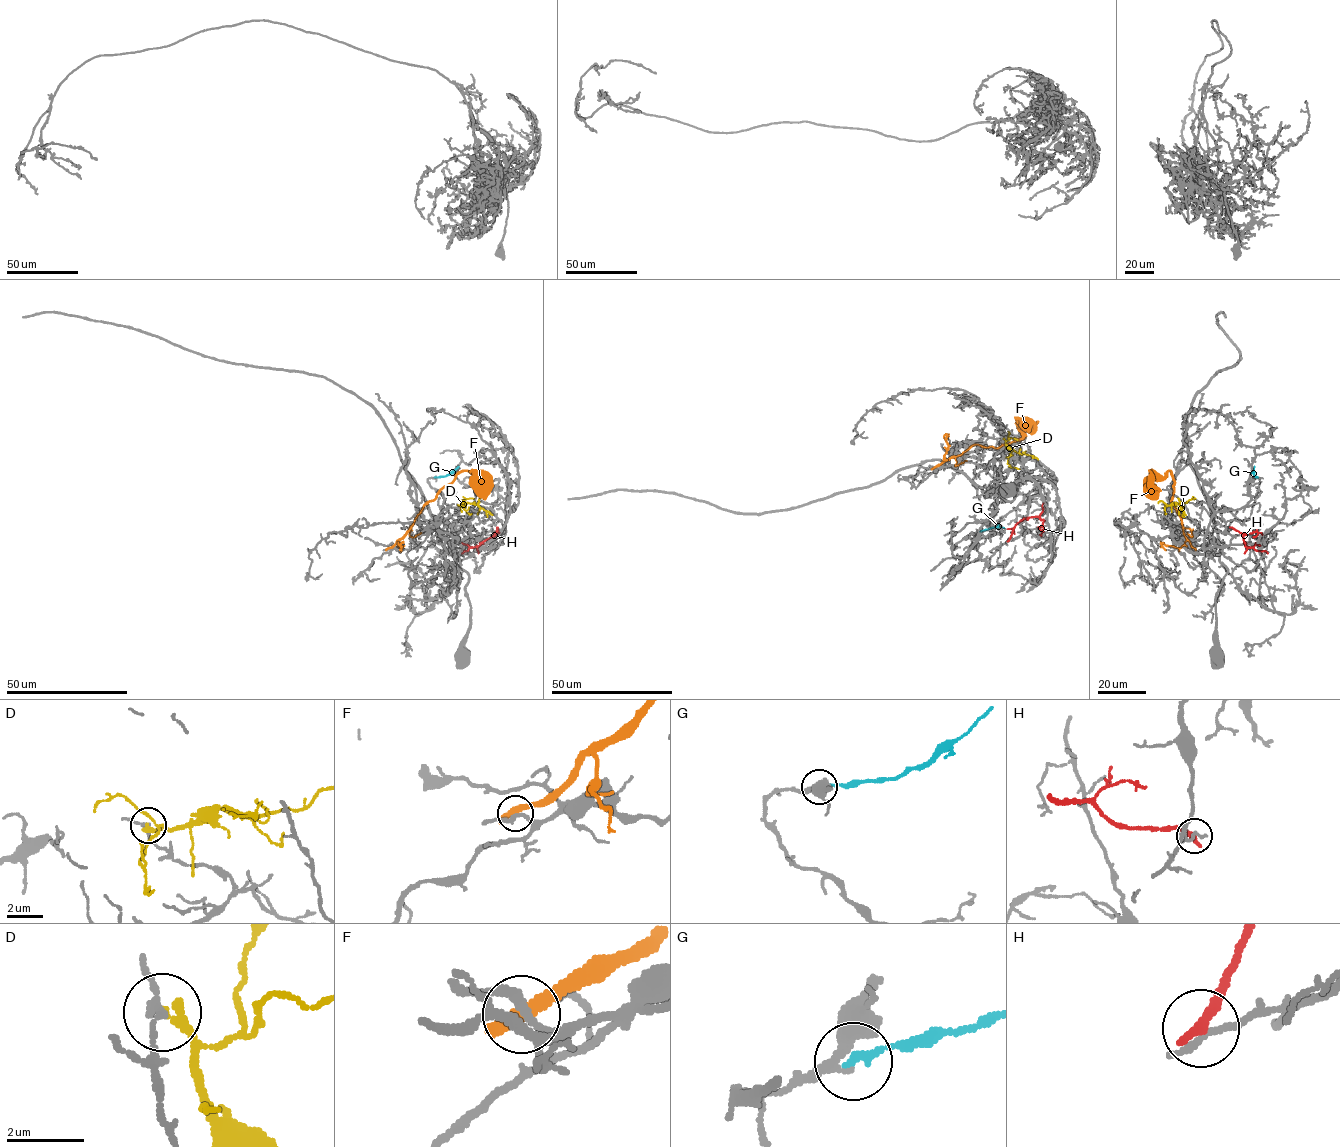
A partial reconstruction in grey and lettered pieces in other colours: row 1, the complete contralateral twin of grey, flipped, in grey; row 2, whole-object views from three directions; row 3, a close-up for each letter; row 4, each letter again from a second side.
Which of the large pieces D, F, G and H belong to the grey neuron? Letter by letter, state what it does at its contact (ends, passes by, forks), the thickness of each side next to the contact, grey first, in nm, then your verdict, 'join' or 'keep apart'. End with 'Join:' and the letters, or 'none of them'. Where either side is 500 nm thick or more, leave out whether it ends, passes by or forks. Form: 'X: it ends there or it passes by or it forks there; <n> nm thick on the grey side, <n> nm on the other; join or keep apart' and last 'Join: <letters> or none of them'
D: it ends there; 150 nm thick on the grey side, 240 nm on the other; keep apart
F: 220 nm thick on the grey side, 500 nm on the other; keep apart
G: it ends there; 170 nm thick on the grey side, 200 nm on the other; join
H: it ends there; 200 nm thick on the grey side, 360 nm on the other; keep apart
Join: G

